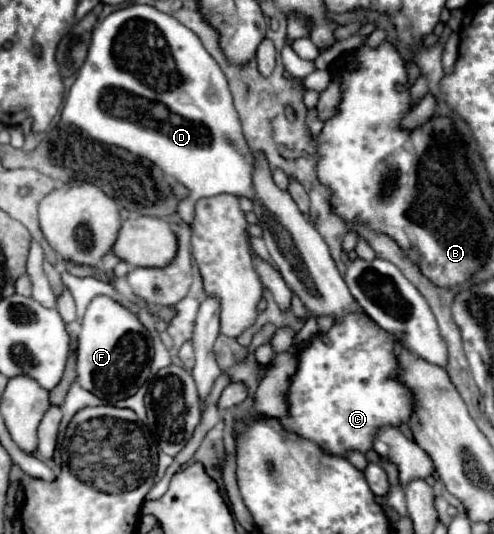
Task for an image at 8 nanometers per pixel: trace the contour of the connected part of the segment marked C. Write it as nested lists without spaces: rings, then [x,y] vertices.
[[[358,313],[334,323],[326,341],[314,337],[298,355],[298,371],[288,389],[290,417],[282,419],[282,425],[318,443],[326,453],[342,455],[350,449],[366,453],[380,427],[408,423],[414,399],[394,379],[398,371],[392,353],[394,341],[398,337]]]

